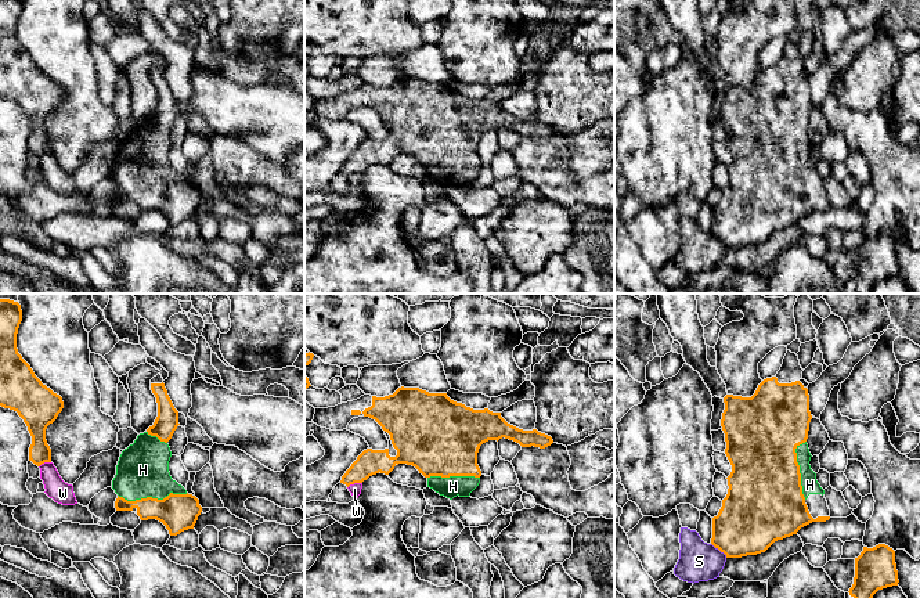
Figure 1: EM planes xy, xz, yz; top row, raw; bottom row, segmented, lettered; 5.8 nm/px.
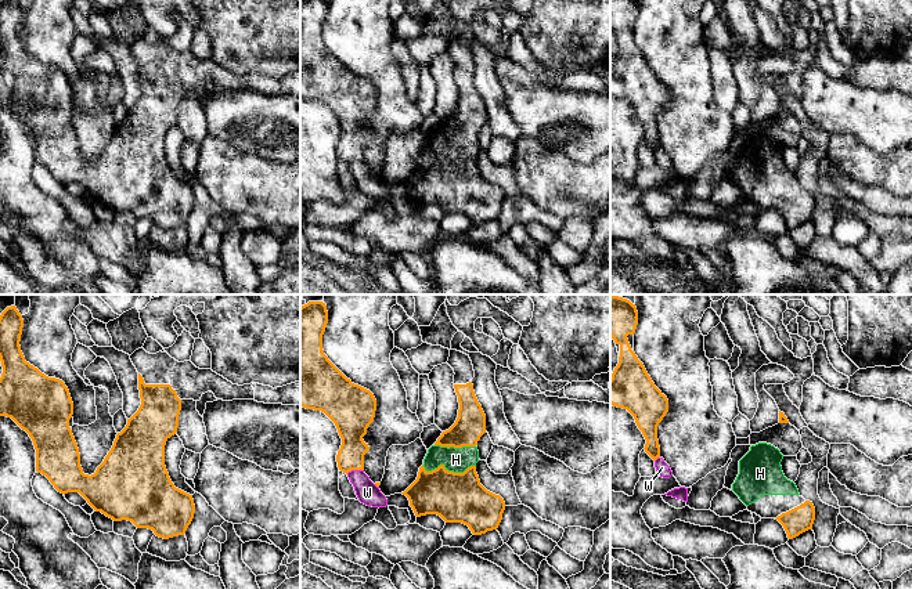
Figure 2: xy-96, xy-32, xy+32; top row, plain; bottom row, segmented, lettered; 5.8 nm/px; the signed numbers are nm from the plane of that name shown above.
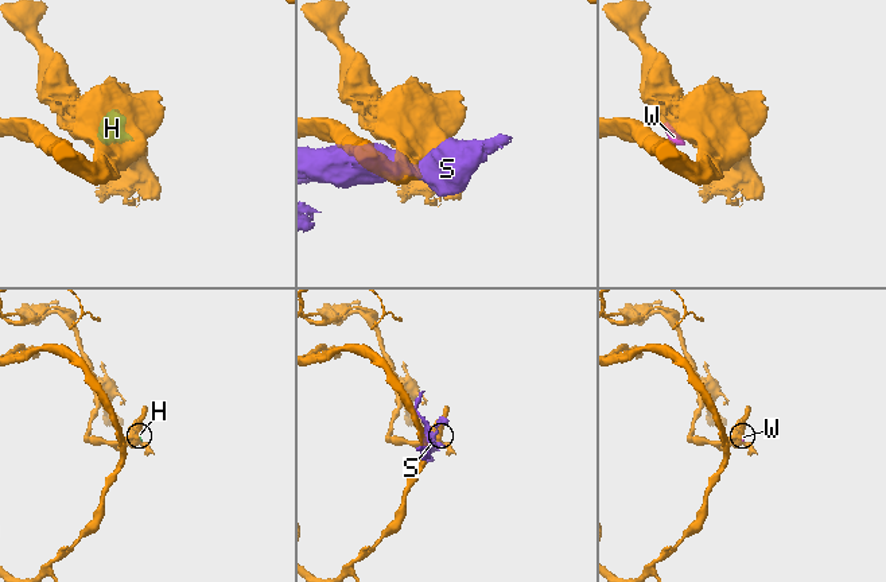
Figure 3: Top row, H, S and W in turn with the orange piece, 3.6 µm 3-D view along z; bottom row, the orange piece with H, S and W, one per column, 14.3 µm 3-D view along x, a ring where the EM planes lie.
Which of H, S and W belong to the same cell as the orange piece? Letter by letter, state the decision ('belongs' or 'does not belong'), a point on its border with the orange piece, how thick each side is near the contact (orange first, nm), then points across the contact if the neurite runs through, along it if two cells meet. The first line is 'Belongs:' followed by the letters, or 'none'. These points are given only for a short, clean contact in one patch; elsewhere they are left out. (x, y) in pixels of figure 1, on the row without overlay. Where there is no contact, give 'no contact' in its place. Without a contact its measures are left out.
Belongs: H
H: belongs; meets orange in xy at (152, 188); 220 nm thick on the orange side, 300 nm on the other
S: does not belong; meets orange in yz at (720, 240); 380 nm thick on the orange side, 220 nm on the other
W: does not belong; meets orange in xz at (354, 172); 150 nm thick on the orange side, 70 nm on the other; border along xz (361, 172), (354, 172), (347, 177)

